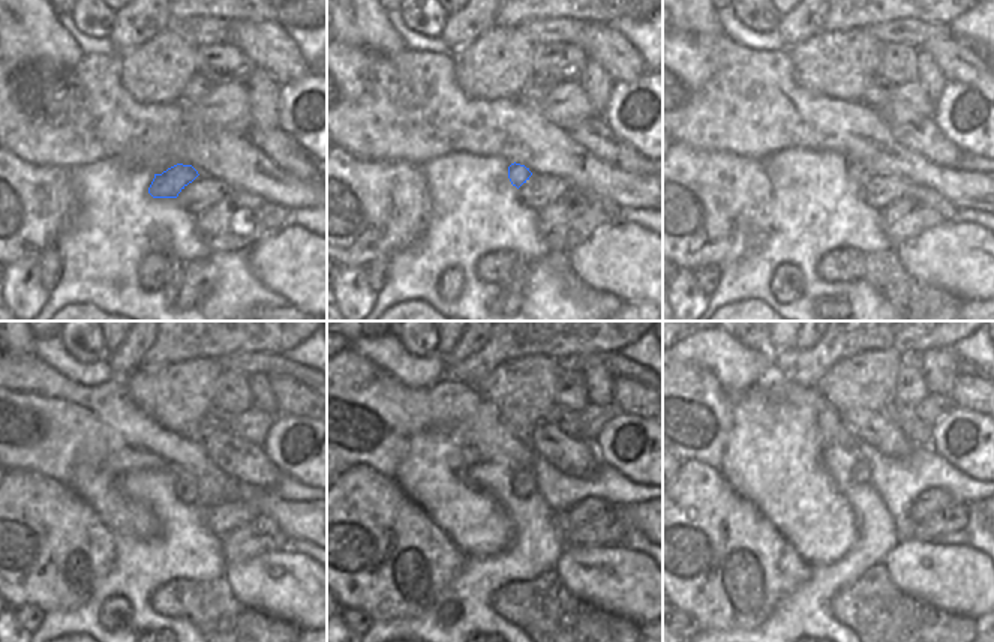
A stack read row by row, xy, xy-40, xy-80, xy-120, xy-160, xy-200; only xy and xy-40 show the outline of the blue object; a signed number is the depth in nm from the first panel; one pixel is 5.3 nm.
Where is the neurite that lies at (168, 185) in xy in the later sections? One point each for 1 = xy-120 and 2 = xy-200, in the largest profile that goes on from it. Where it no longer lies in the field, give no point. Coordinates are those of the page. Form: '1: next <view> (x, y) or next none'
1: next xy-120 (185, 486)
2: next xy-200 (861, 473)

